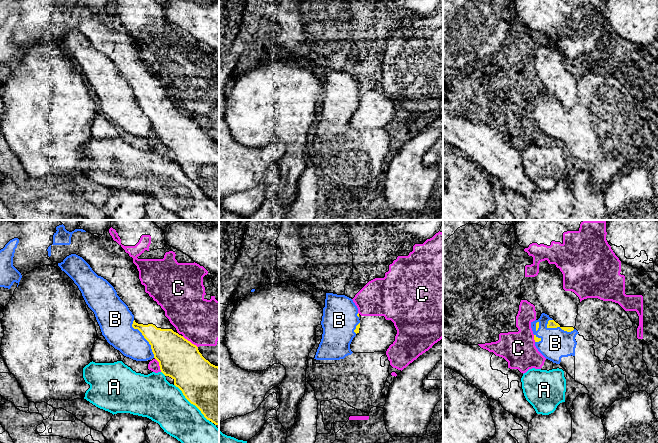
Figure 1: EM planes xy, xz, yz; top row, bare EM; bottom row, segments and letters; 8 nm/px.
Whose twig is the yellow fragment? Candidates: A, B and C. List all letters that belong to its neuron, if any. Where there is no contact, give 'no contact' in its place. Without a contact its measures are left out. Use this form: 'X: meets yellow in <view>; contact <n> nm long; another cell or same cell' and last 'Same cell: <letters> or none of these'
A: meets yellow in xy; contact 420 nm long; another cell
B: meets yellow in xy; contact 340 nm long; another cell
C: meets yellow in xy; contact 160 nm long; another cell
Same cell: none of these

